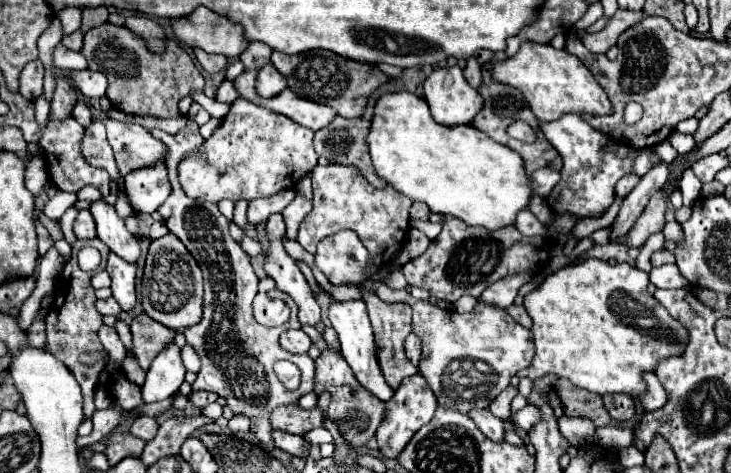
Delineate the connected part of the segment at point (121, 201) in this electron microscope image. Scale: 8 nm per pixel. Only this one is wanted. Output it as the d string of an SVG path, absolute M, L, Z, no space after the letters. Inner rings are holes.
M122 189L119 192L119 196L117 197L115 209L119 217L122 218L123 220L133 212L133 209L129 205L125 193Z

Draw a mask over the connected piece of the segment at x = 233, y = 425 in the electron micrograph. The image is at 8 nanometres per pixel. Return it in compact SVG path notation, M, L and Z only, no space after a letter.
M232 415L232 419L228 421L228 429L230 429L232 433L248 431L248 425L250 425L250 421L248 421L248 417L244 417L244 415Z

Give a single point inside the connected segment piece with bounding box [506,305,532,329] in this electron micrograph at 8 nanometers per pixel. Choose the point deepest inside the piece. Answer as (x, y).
(518, 312)

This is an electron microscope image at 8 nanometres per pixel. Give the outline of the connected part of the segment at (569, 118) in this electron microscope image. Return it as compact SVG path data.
M564 113L558 121L540 121L542 133L548 137L548 141L556 147L556 151L564 159L564 167L560 171L562 179L554 187L554 191L548 197L548 205L554 213L570 211L578 217L598 217L602 215L614 201L614 185L620 177L632 173L634 153L632 149L630 157L620 159L612 151L604 151L606 145L616 145L610 137L604 133L598 133L592 129L586 121L582 121L578 115Z

